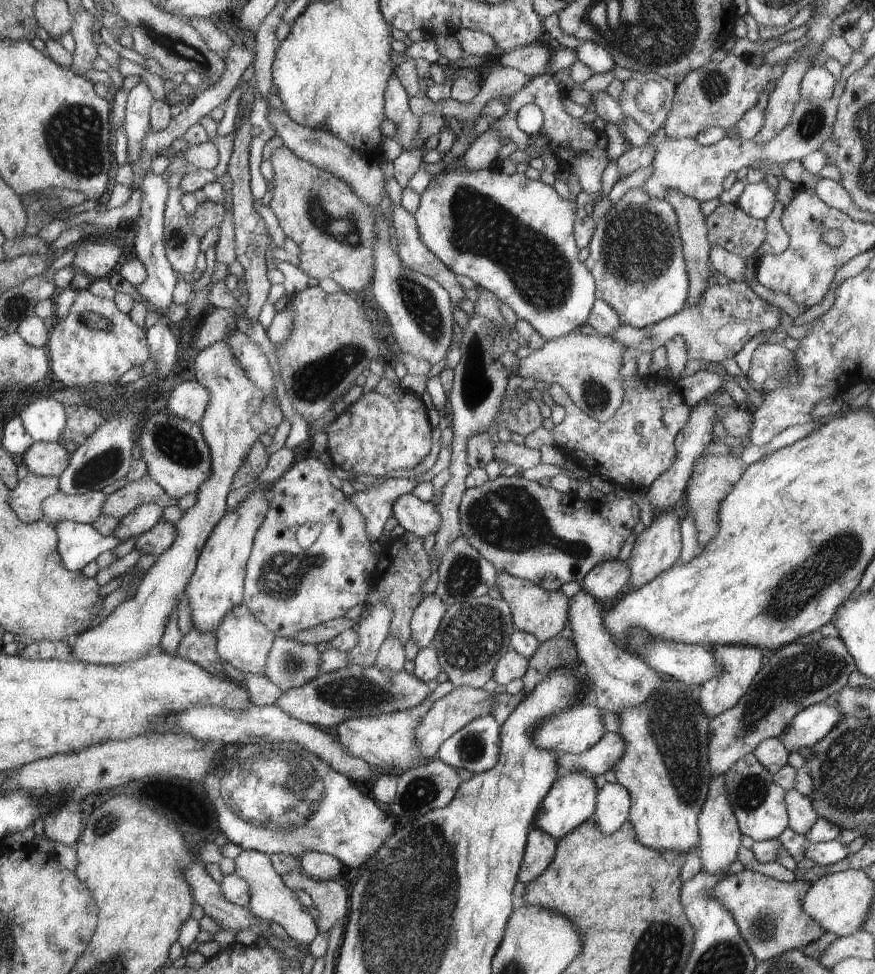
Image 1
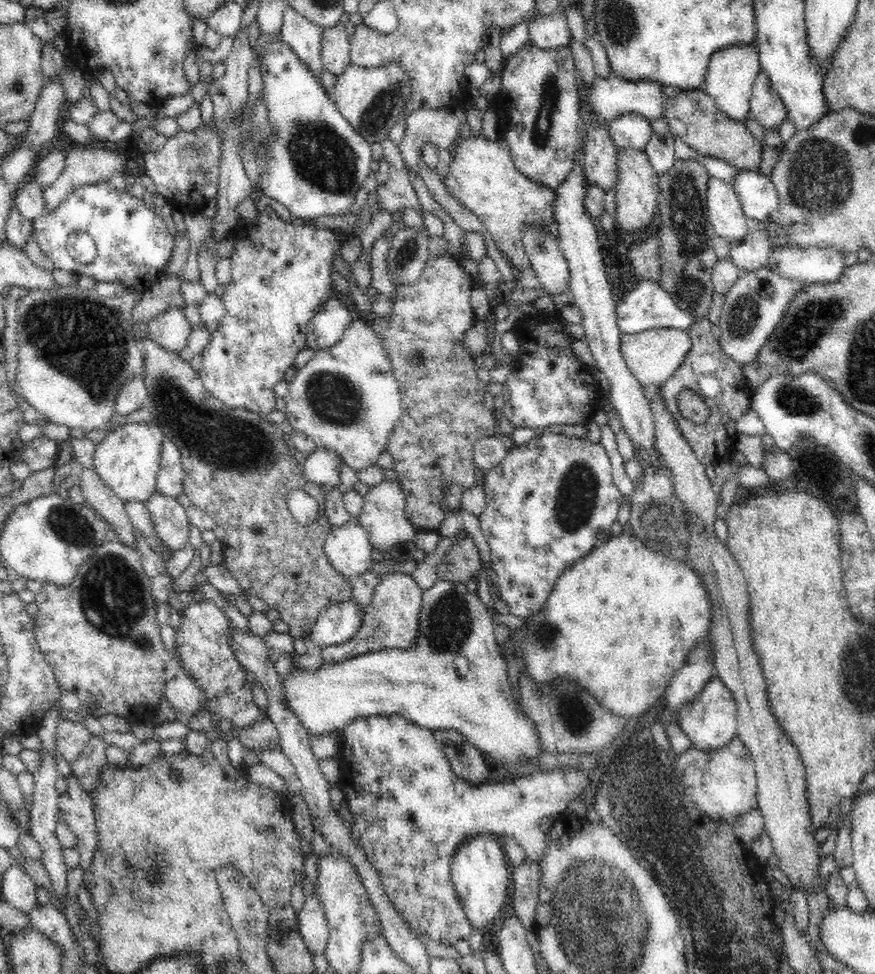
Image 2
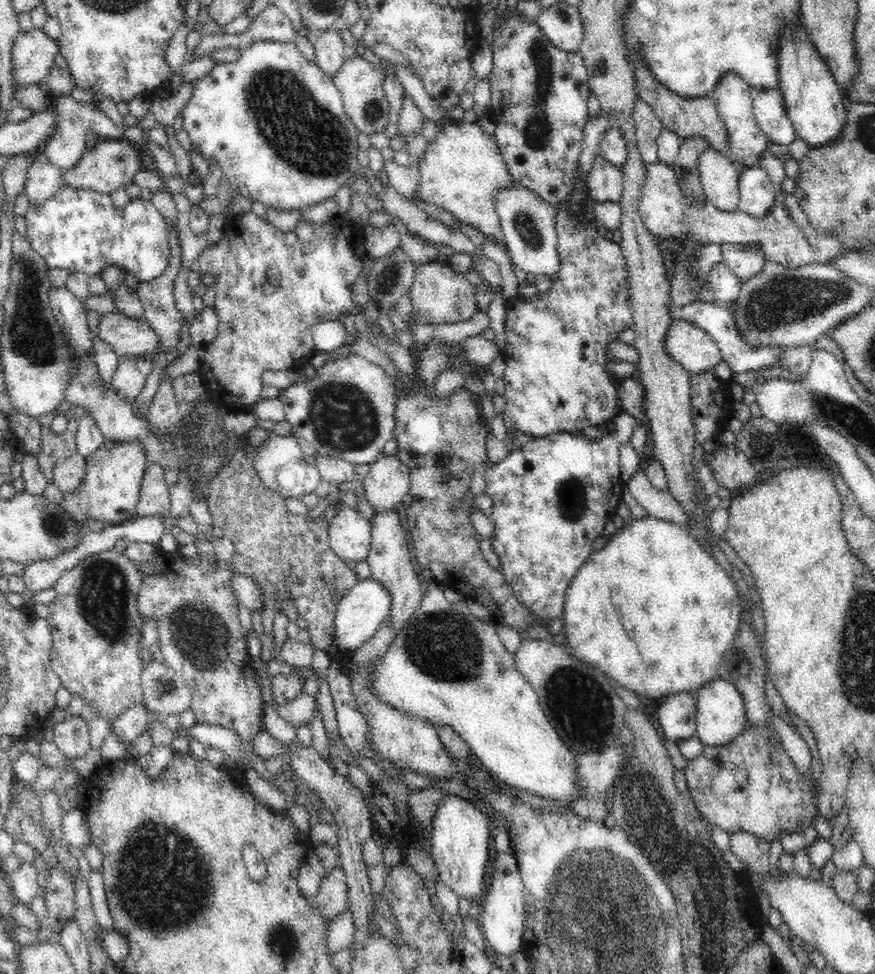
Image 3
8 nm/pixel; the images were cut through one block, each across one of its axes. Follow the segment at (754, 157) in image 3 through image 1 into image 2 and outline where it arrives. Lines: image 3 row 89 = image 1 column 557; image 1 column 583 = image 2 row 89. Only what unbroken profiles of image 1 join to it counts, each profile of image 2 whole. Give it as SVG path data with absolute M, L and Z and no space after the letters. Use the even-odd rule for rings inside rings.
M745 45L732 46L711 56L707 76L702 87L716 101L718 108L725 114L725 117L741 125L746 125L750 116L752 86L760 70L761 64L759 63L759 52L756 45L748 45L747 48Z

